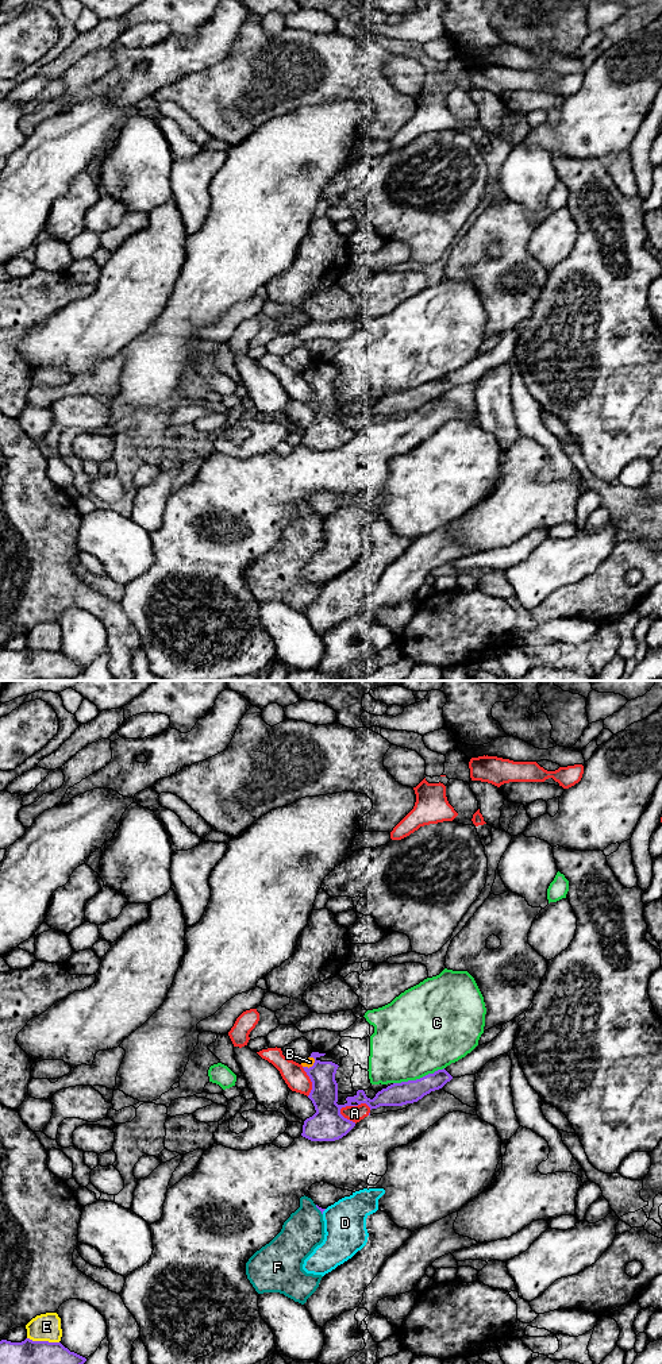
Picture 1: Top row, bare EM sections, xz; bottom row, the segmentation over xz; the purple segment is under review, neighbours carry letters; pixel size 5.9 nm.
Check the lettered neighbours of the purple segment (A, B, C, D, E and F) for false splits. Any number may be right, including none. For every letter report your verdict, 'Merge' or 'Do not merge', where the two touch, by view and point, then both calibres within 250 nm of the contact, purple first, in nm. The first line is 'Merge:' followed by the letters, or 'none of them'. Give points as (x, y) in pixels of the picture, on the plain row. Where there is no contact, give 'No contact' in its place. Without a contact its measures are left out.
Merge: B
A: Do not merge. Touches purple at xz (353, 413). Thickness 200 nm (purple) against 100 nm
B: Merge. Touches purple at xz (310, 376). Thickness 160 nm (purple) against 50 nm
C: Do not merge. Touches purple at xz (418, 388). Thickness 140 nm (purple) against 460 nm
D: Do not merge. Touches purple at xz (323, 519). Thickness 20 nm (purple) against 260 nm
E: Do not merge. Touches purple at xz (43, 650). Thickness 220 nm (purple) against 160 nm
F: Do not merge. Touches purple at xz (319, 517). Thickness 20 nm (purple) against 240 nm

